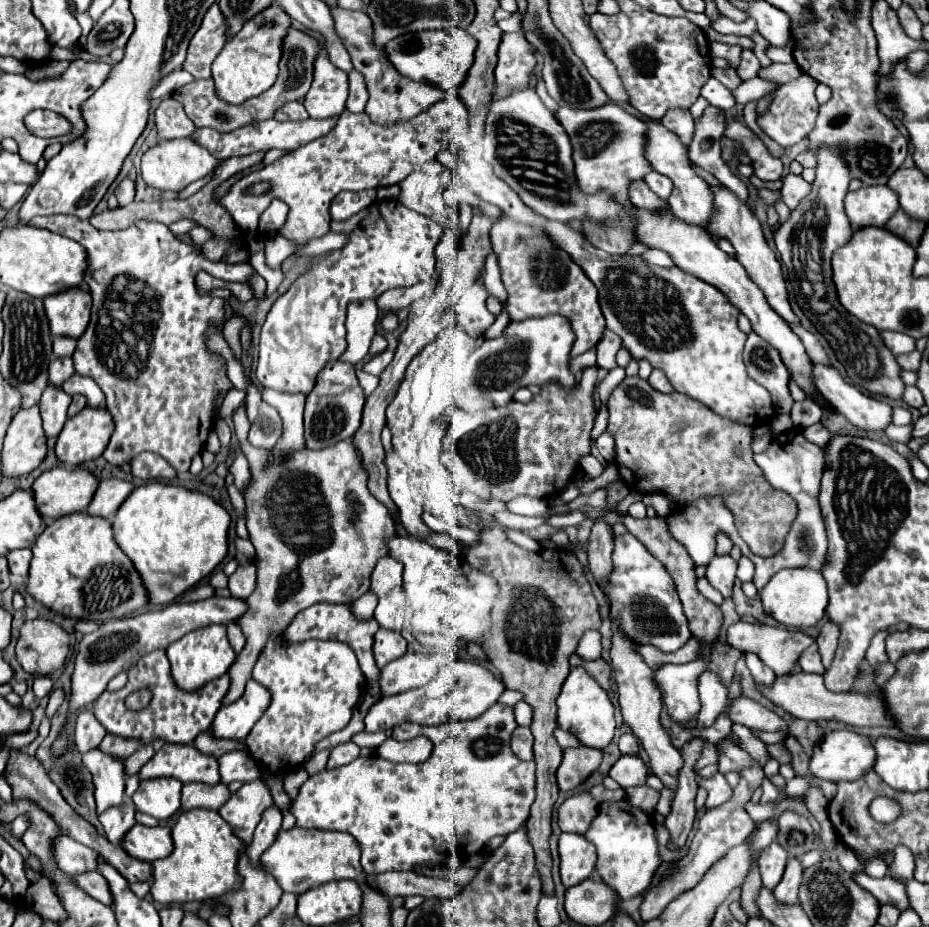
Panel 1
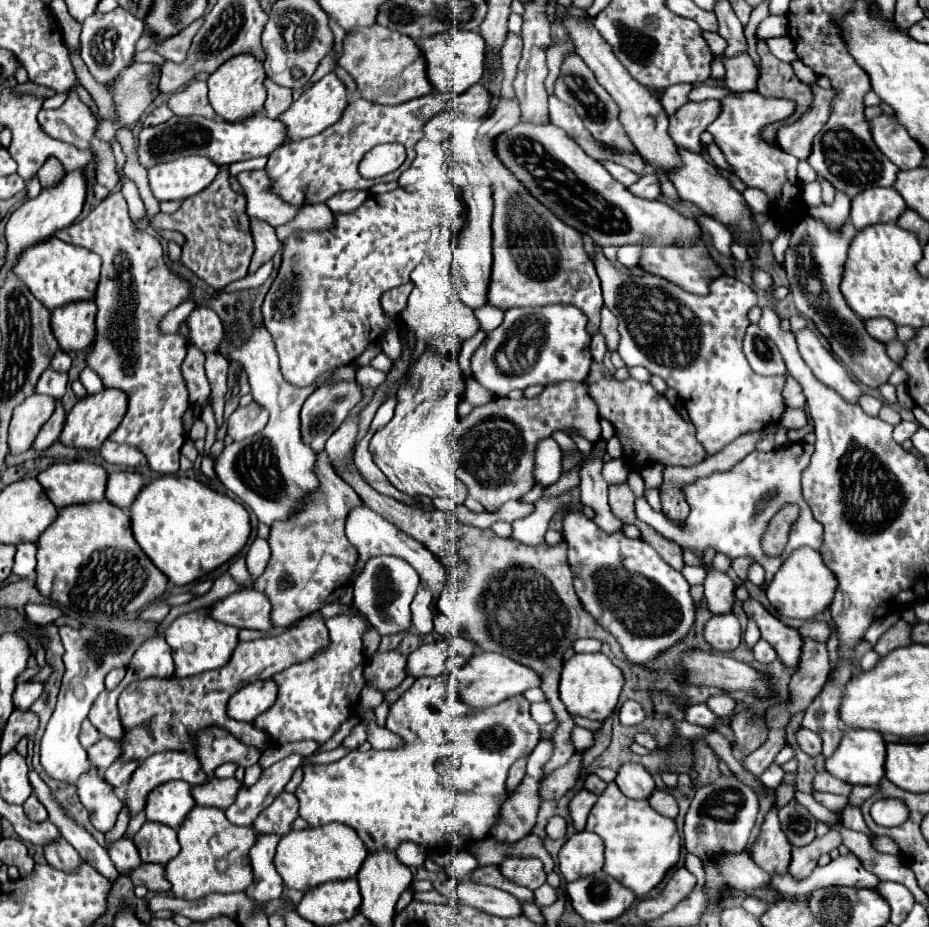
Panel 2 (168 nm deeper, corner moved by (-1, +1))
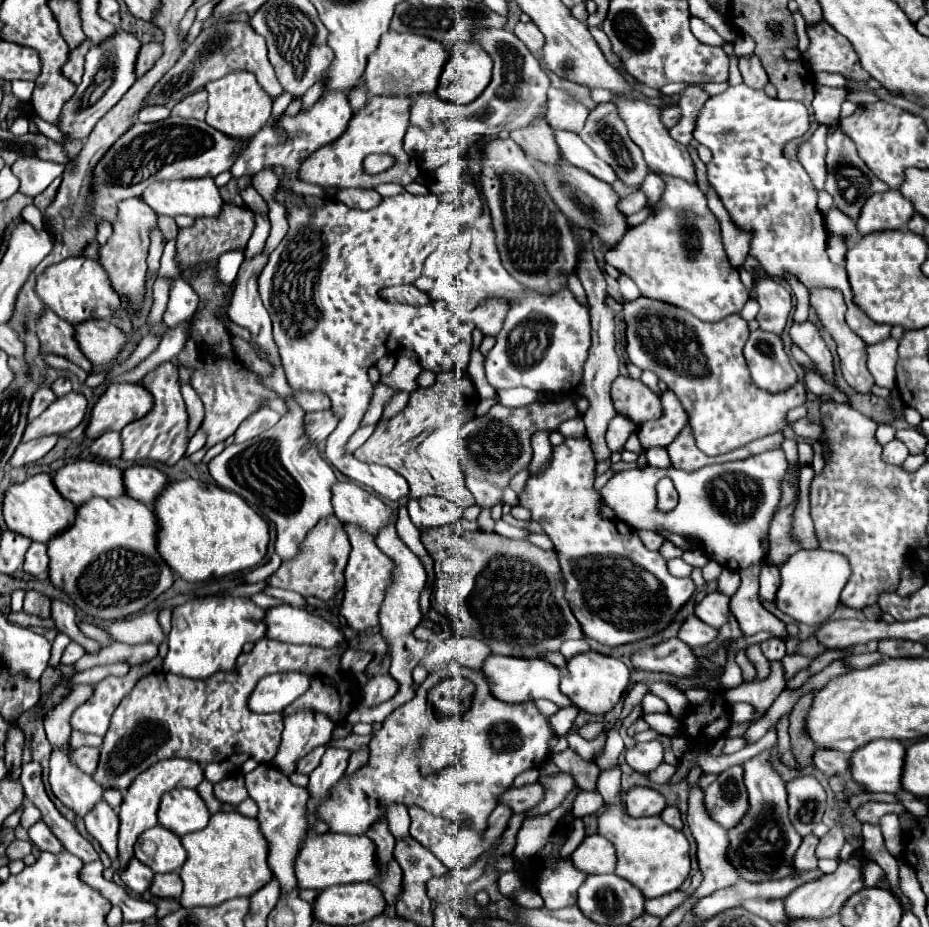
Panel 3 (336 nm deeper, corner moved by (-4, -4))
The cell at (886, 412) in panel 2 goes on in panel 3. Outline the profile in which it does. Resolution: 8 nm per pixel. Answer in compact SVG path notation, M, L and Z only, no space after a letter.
M880 424L880 426L878 426L876 440L878 440L880 444L886 444L886 442L890 442L894 436L896 436L896 428L894 428L892 424Z

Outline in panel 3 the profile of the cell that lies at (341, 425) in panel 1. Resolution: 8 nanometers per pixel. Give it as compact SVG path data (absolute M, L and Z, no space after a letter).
M320 410L320 412L308 412L304 416L304 430L306 436L310 438L310 442L318 444L322 440L326 440L332 430L338 426L338 418L332 410Z

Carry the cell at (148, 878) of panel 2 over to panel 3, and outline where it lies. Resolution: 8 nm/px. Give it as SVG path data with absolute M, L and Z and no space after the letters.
M178 872L170 874L156 874L150 886L150 894L158 898L180 898L182 894L182 880Z

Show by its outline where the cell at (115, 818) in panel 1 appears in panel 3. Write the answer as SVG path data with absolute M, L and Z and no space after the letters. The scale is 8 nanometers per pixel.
M132 858L126 864L126 868L120 872L120 880L136 894L142 894L144 890L148 890L148 886L152 884L152 876L154 876L152 868L148 868L146 864L142 864L136 858Z

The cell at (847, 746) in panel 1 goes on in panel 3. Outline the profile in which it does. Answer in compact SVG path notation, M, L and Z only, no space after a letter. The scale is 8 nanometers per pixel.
M874 740L848 758L850 776L868 792L892 792L900 788L904 746L896 740Z

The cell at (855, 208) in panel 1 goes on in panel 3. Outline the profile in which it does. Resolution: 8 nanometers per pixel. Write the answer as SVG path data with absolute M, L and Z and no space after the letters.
M888 190L866 200L856 228L860 234L870 234L878 230L900 230L904 228L904 224L908 224L912 216L912 204L898 190Z

